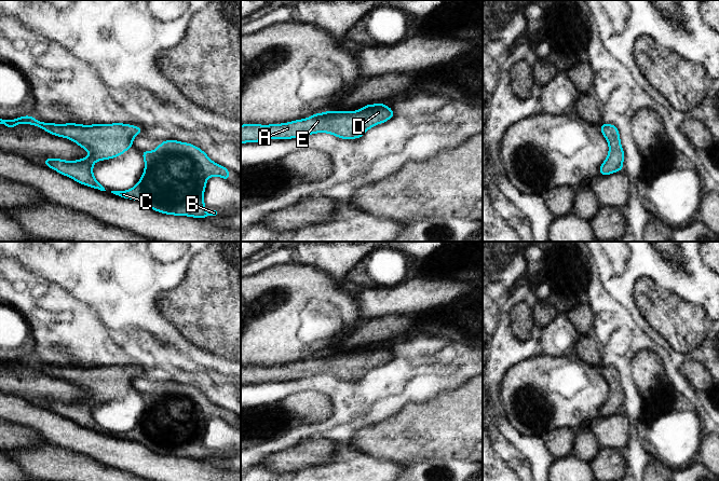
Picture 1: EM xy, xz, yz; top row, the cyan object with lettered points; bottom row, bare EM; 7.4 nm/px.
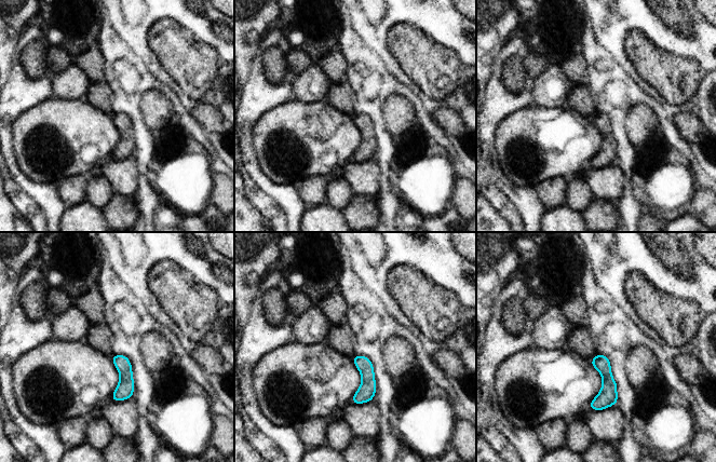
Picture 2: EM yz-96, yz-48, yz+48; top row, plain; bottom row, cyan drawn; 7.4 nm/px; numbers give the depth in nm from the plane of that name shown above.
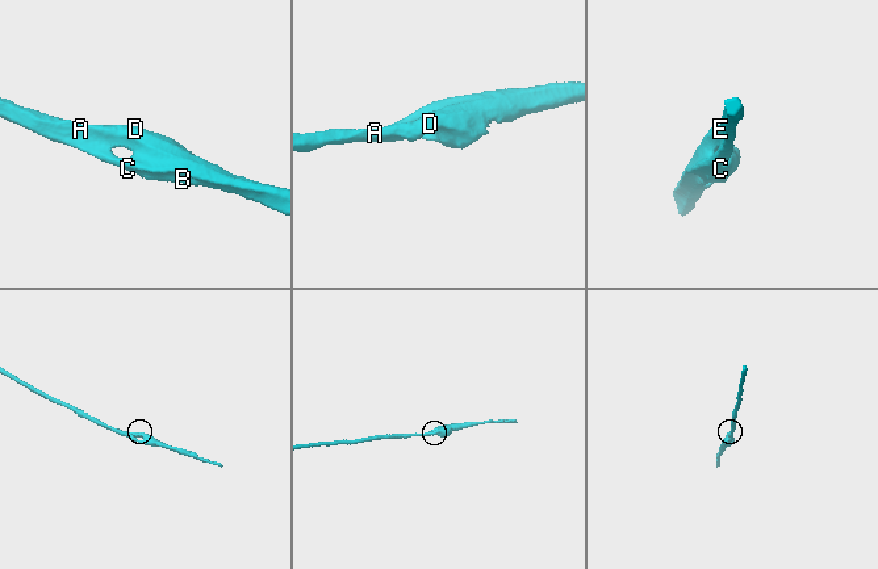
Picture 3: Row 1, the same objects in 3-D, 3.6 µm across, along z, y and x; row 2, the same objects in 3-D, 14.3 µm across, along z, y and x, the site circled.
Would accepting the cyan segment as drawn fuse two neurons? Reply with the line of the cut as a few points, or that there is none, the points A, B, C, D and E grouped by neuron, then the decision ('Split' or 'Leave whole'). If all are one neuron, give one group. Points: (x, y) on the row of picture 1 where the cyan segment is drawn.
No split. Groups: A B C D E. Leave whole

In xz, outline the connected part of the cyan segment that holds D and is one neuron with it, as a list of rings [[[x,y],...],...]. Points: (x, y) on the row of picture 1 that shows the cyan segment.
[[[381,102],[353,112],[326,111],[283,124],[245,124],[241,125],[241,143],[299,138],[315,133],[329,133],[343,139],[361,138],[370,127],[393,116],[392,109]]]

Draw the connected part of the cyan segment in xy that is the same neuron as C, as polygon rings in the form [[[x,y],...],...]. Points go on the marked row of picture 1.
[[[177,140],[162,141],[154,151],[141,153],[146,167],[139,182],[128,191],[111,191],[111,193],[139,201],[151,209],[167,215],[208,218],[220,214],[217,209],[213,209],[209,215],[205,214],[204,190],[206,180],[212,176],[229,180],[228,168],[211,161],[198,147]]]

